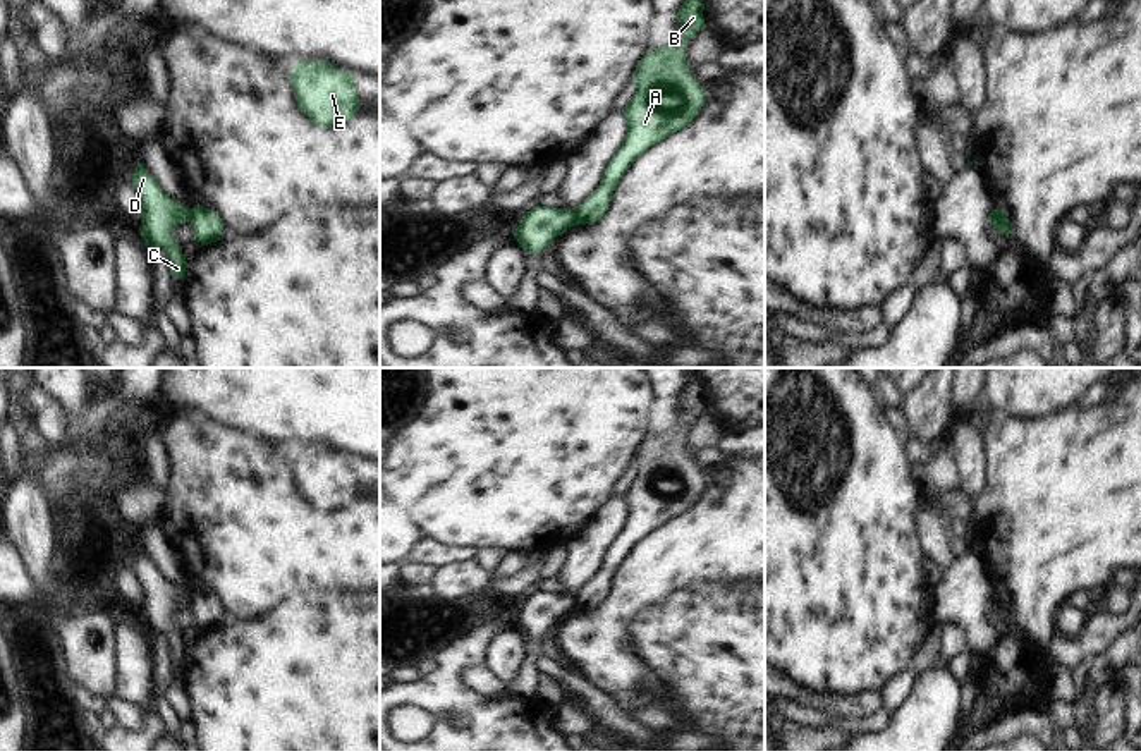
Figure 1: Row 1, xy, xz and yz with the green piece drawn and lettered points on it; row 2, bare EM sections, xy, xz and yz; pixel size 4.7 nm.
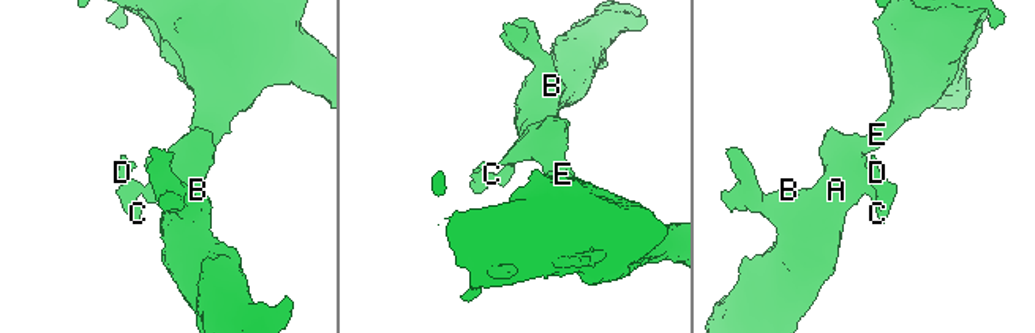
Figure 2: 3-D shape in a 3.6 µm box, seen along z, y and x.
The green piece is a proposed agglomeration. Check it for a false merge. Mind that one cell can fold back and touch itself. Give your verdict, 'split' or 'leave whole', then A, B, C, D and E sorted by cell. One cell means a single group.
split; A B E / C D

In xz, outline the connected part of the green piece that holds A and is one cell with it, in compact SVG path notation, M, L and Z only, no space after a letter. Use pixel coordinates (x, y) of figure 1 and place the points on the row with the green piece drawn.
M684 0L677 10L680 29L674 40L644 55L632 74L636 93L624 115L627 136L608 162L600 186L576 206L576 223L598 222L627 172L653 144L686 127L701 110L706 89L689 72L684 48L687 40L706 27L703 0Z

